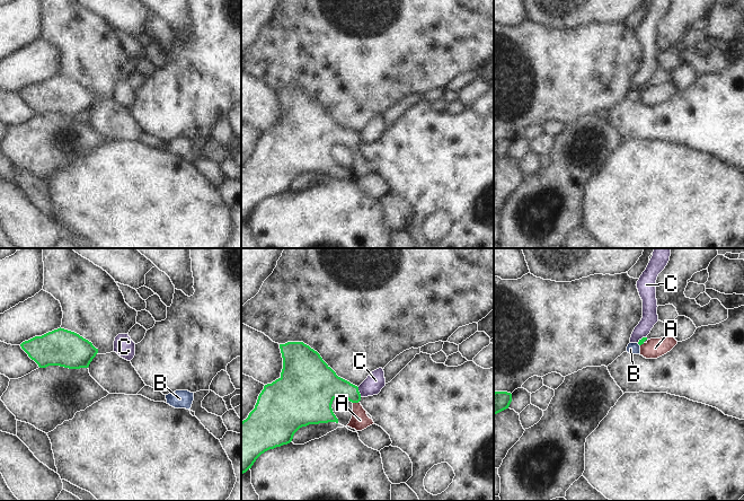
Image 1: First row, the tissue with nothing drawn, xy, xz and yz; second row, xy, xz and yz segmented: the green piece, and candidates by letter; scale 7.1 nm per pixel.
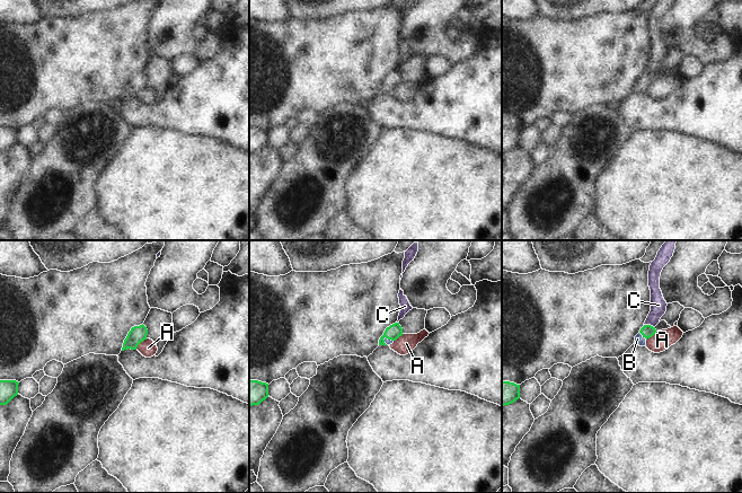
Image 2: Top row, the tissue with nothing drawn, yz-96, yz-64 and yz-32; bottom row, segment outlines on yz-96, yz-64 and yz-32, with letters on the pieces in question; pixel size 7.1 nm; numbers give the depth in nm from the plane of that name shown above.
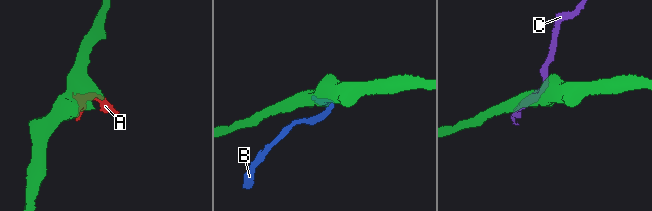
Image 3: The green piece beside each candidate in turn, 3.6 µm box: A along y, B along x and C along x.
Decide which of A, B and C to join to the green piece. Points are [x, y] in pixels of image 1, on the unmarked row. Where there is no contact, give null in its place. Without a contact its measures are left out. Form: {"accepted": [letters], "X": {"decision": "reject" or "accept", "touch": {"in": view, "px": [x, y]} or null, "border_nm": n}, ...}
{"accepted": ["B"], "A": {"decision": "reject", "touch": {"in": "xz", "px": [355, 149]}, "border_nm": 50}, "B": {"decision": "accept", "touch": null}, "C": {"decision": "reject", "touch": {"in": "xz", "px": [359, 139]}, "border_nm": 80}}

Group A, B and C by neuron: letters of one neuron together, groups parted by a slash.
A / B / C

